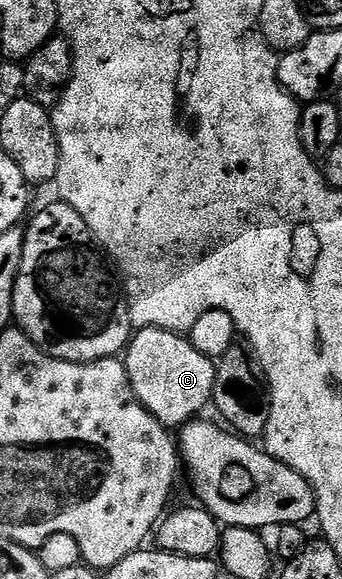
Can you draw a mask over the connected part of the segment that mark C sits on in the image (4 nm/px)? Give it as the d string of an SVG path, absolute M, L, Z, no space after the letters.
M141 329L128 343L126 364L134 395L144 404L146 411L162 424L169 427L183 427L189 421L199 418L204 408L209 408L214 391L217 362L202 355L202 351L192 346L187 336L171 333L165 329Z

